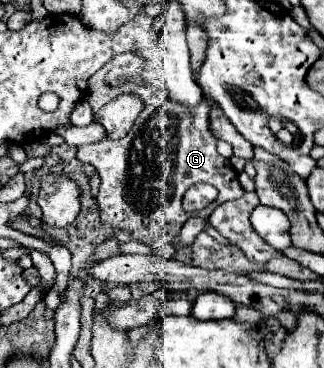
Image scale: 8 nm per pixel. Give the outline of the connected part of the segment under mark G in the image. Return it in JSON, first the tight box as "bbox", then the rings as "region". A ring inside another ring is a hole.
{"bbox":[78,54,244,260],"region":[[[118,54],[88,80],[86,98],[94,112],[120,94],[140,96],[144,108],[124,138],[112,140],[110,136],[104,136],[100,142],[82,144],[78,146],[78,160],[92,164],[100,176],[100,190],[96,196],[100,220],[108,226],[126,228],[132,232],[134,240],[152,246],[160,258],[168,260],[174,254],[172,238],[182,230],[188,218],[208,218],[216,206],[240,198],[244,190],[238,182],[238,172],[216,152],[216,140],[212,140],[212,134],[208,132],[208,112],[204,112],[204,104],[198,108],[198,120],[180,116],[180,108],[164,96],[164,88],[144,84],[144,80],[136,76],[138,68],[142,66],[136,64],[136,54]],[[198,182],[218,188],[218,198],[208,210],[186,212],[182,210],[182,196]]]}

